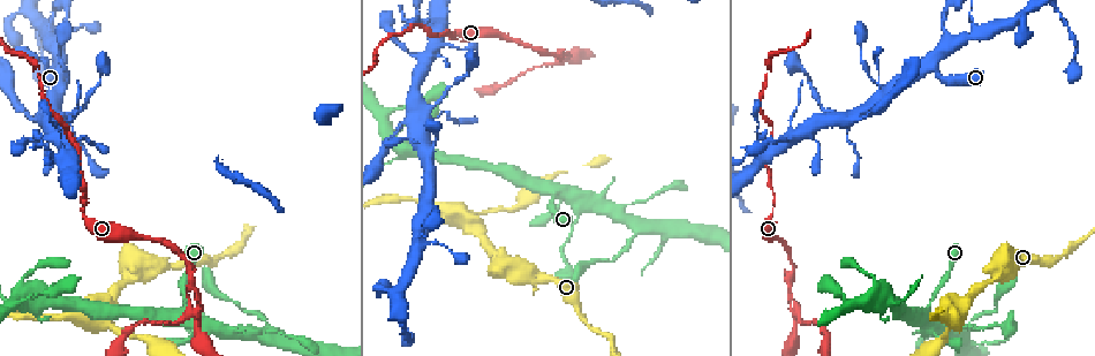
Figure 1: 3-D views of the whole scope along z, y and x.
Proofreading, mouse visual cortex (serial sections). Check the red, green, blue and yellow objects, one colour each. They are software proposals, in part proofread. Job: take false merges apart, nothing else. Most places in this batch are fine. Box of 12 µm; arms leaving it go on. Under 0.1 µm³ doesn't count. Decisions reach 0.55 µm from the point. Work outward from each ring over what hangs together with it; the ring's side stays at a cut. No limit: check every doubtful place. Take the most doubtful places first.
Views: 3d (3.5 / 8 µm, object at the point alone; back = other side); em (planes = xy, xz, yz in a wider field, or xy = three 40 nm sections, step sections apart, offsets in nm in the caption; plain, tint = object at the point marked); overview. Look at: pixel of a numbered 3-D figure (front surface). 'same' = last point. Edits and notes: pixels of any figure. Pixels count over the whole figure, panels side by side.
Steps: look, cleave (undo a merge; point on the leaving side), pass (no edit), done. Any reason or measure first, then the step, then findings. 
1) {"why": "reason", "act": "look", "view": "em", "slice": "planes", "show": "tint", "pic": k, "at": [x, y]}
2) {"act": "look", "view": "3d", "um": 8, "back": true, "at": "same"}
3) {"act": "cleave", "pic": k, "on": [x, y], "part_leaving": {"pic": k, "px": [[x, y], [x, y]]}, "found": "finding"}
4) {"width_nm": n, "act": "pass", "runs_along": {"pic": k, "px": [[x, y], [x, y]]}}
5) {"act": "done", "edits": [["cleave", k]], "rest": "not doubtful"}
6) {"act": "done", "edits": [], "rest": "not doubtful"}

{"act": "look", "view": "3d", "um": 3.5, "pic": 1, "at": [420, 123]}

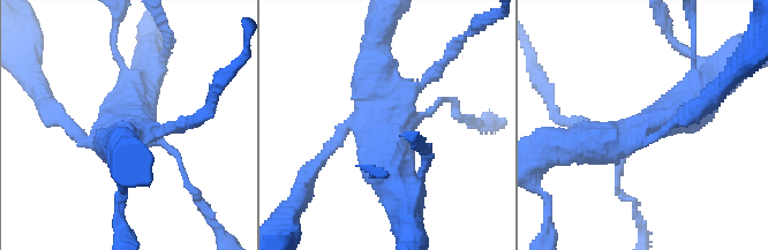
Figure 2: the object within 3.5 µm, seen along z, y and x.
{"act": "look", "view": "em", "slice": "xy", "step": 2, "show": "tint", "pic": 2, "at": [389, 127]}

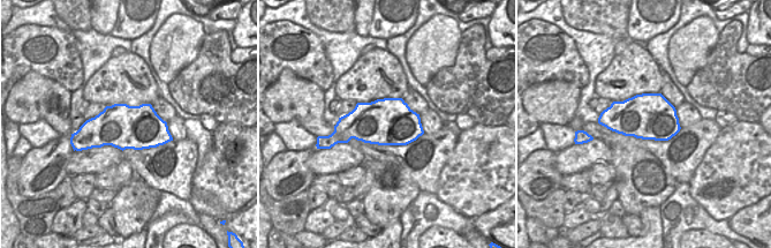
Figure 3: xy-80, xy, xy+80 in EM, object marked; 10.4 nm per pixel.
{"act": "pass", "runs_along": {"pic": 2, "px": [[705, 92], [637, 131], [571, 142]]}, "found": "one cell here"}

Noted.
{"act": "look", "view": "3d", "um": 8, "pic": 1, "at": [191, 311]}

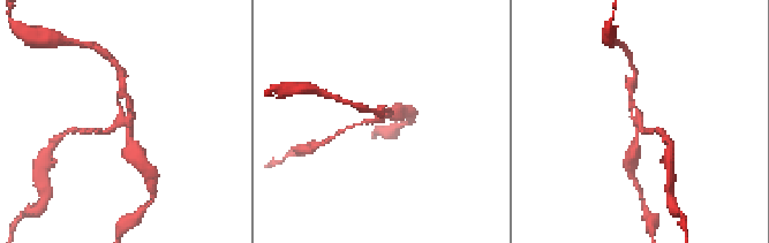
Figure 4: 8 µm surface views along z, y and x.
{"arms": 3, "arm_widths_nm": [100, 150, 200], "act": "look", "view": "em", "slice": "xy", "step": 2, "show": "tint", "pic": 4, "at": [123, 116]}

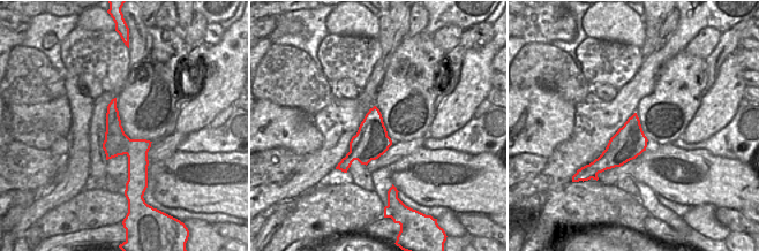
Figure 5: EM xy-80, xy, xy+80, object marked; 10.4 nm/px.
{"act": "cleave", "pic": 4, "on": [107, 130], "border": {"pic": 5, "px": [[130, 139], [126, 153]]}, "found": "two cells meet here"}

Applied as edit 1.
{"why": "sharp bend", "act": "look", "view": "3d", "um": 8, "back": true, "pic": 1, "at": [469, 222]}

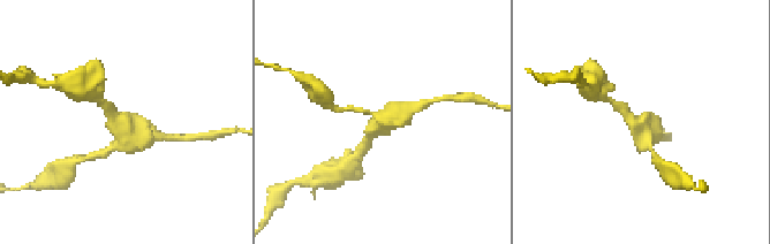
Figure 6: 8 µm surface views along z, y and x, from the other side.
{"why": "zoom in", "act": "look", "view": "3d", "um": 3.5, "back": true, "pic": 6, "at": [386, 128]}

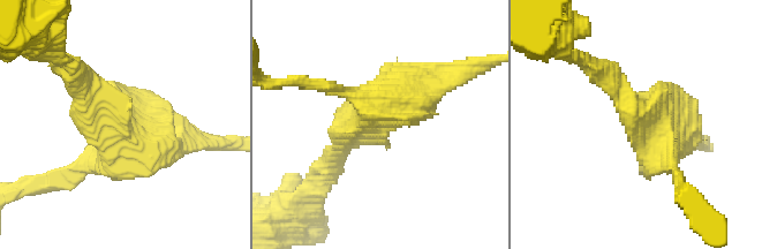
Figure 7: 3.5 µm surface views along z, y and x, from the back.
{"act": "look", "view": "em", "slice": "xy", "step": 1, "show": "tint", "pic": 7, "at": [651, 118]}

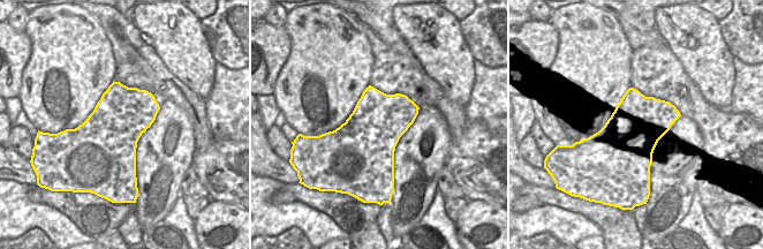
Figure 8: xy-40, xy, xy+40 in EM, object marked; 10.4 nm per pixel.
{"act": "pass", "runs_along": {"pic": 7, "px": [[619, 92], [649, 120], [679, 176]]}, "found": "continuous, no second cell"}

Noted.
{"act": "done", "edits": [["cleave", 4]], "rest": "not doubtful"}

